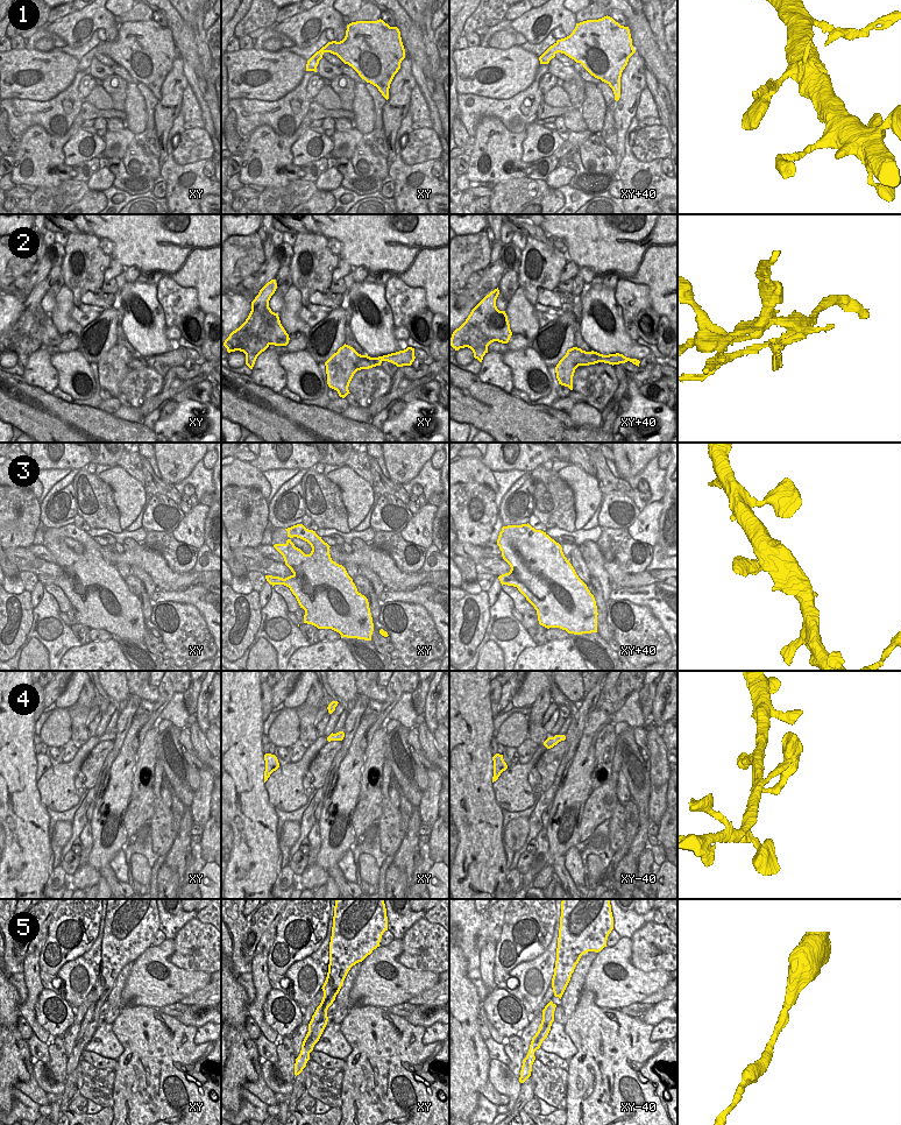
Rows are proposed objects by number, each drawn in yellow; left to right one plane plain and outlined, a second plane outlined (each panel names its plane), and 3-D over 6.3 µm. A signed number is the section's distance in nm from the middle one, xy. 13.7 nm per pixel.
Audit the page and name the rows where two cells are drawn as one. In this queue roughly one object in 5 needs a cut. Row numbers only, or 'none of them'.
2.

